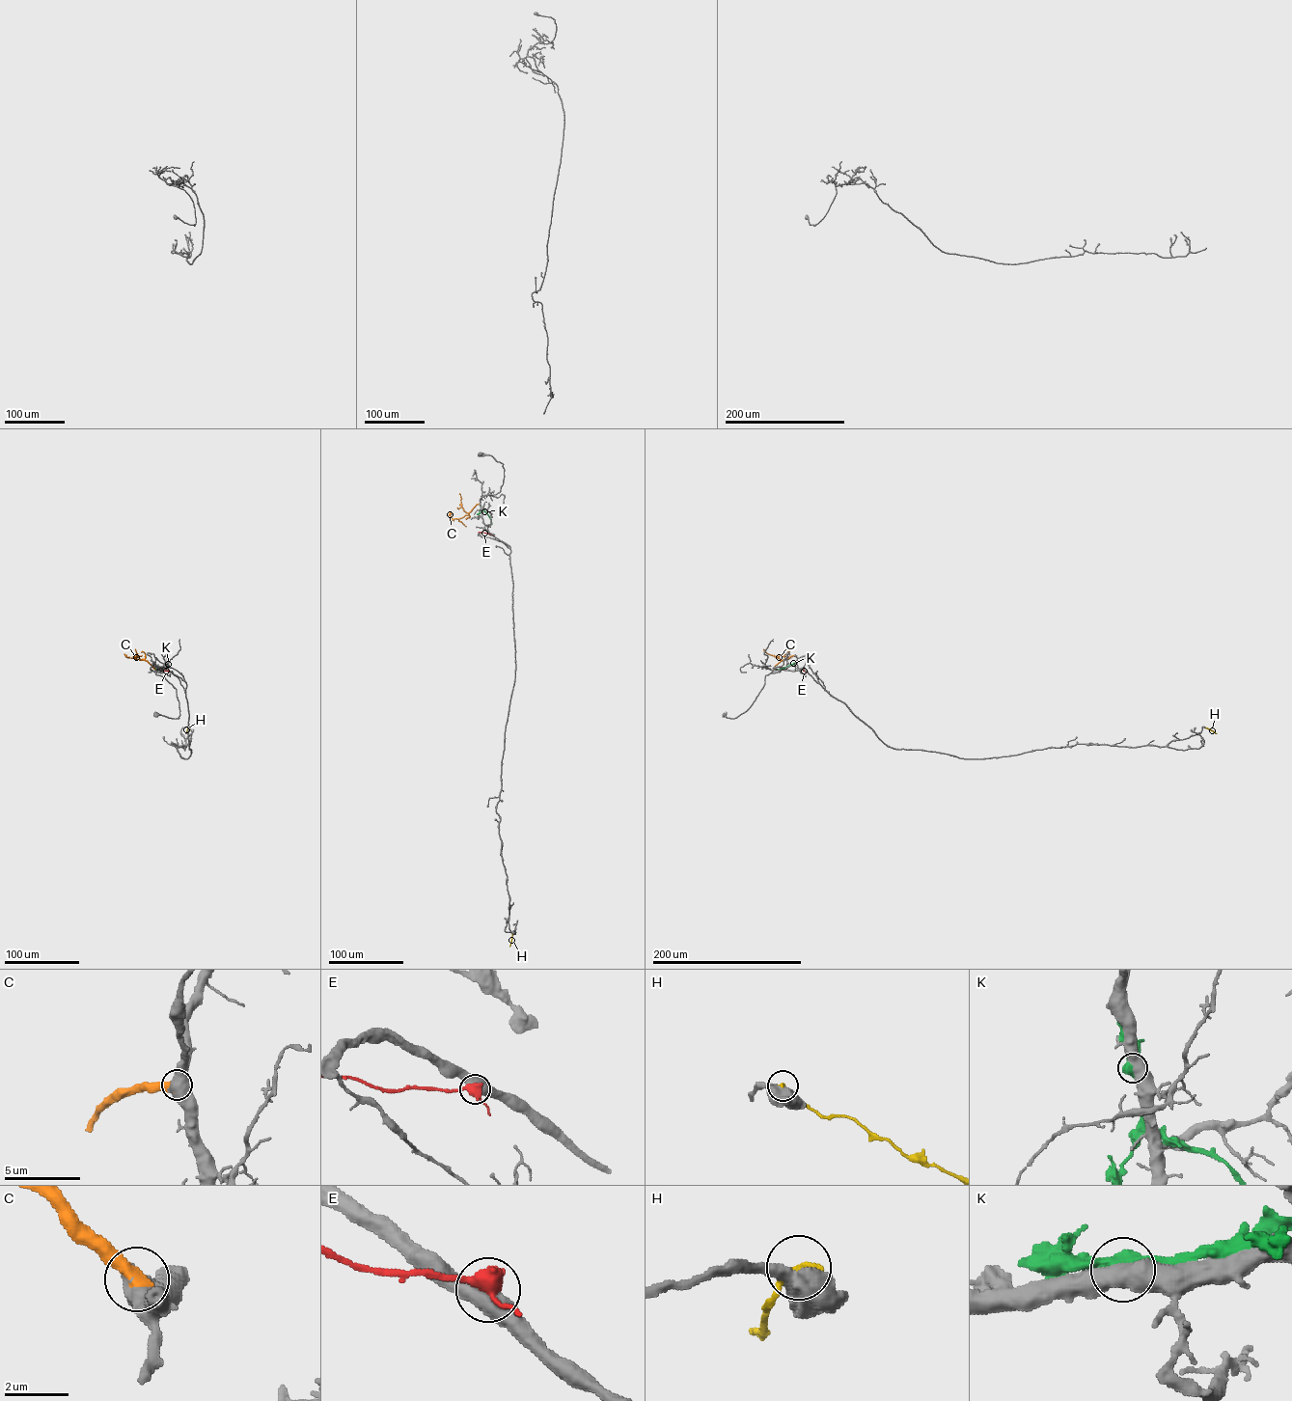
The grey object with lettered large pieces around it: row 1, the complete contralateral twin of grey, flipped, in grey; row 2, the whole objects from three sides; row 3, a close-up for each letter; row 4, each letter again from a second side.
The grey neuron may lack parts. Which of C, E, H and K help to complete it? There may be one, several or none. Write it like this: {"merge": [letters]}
{"merge": ["C"]}

